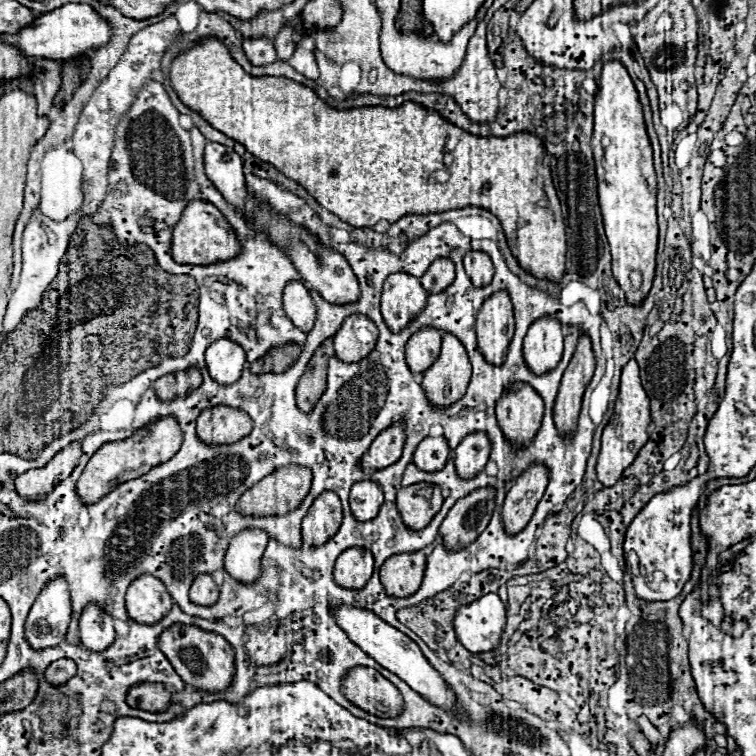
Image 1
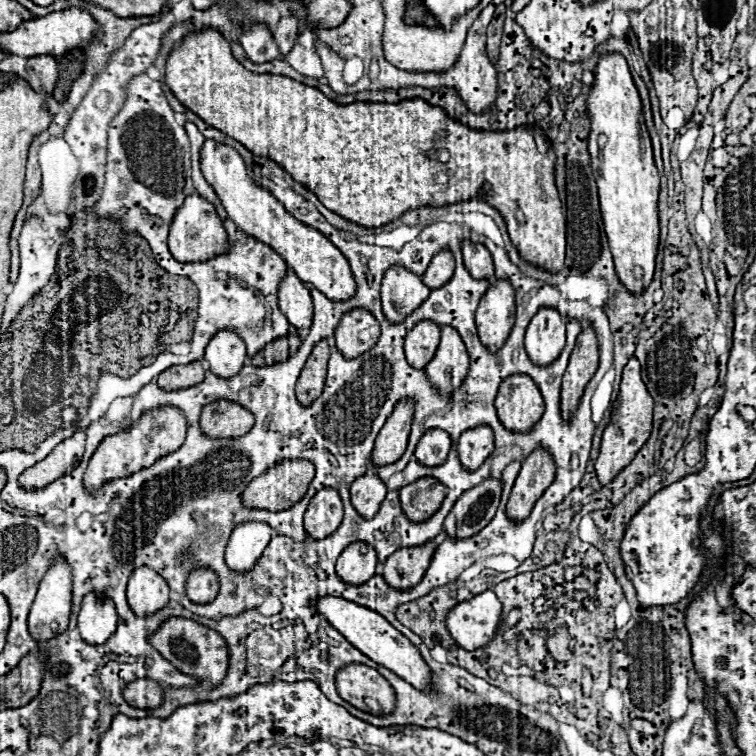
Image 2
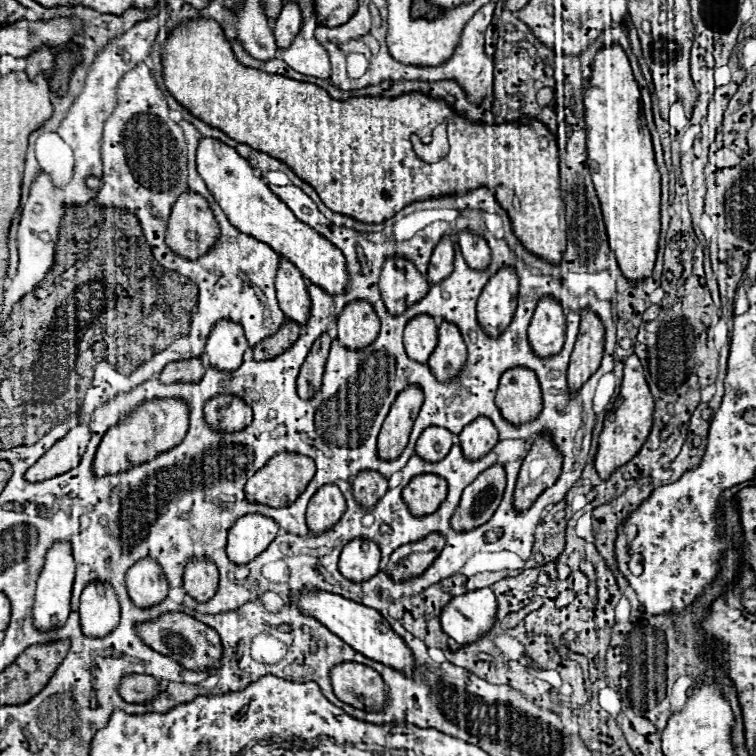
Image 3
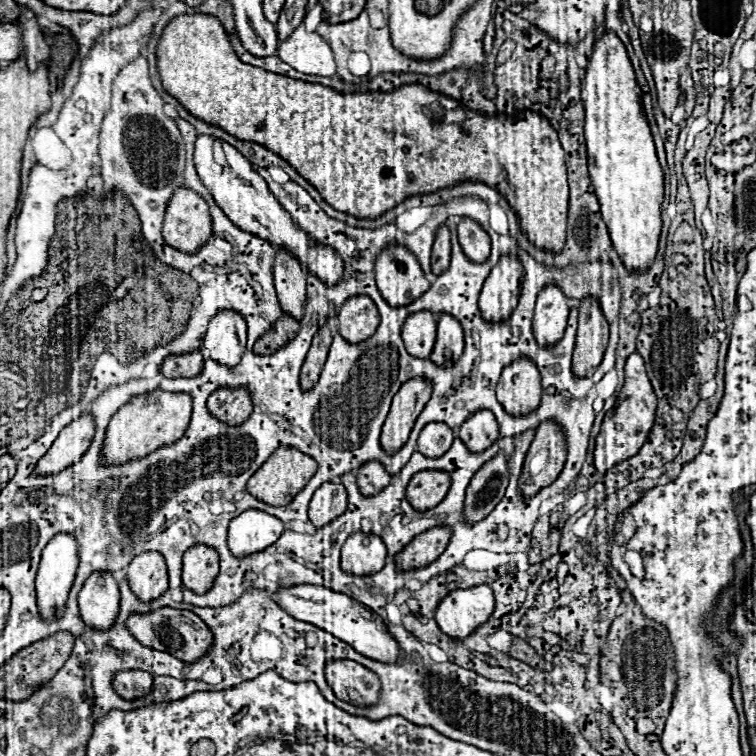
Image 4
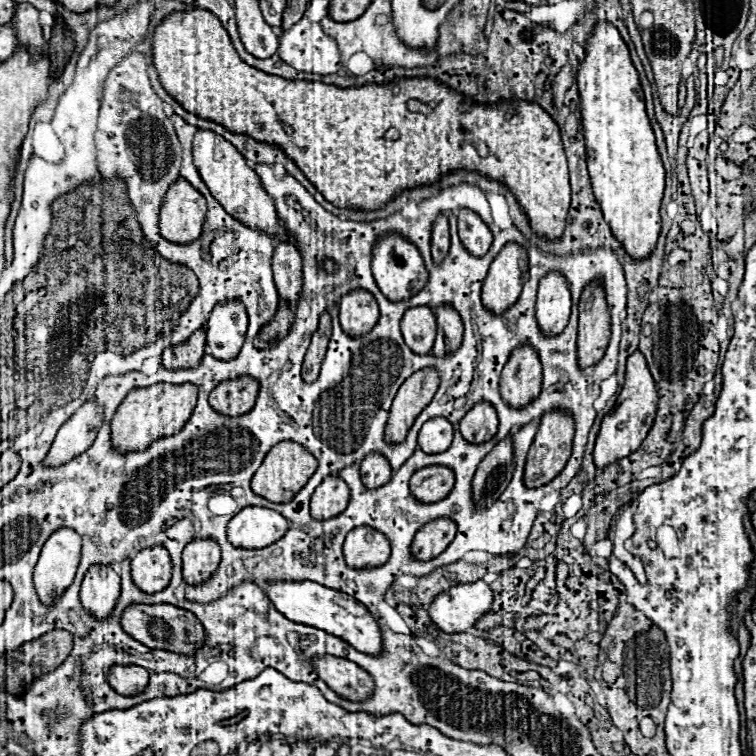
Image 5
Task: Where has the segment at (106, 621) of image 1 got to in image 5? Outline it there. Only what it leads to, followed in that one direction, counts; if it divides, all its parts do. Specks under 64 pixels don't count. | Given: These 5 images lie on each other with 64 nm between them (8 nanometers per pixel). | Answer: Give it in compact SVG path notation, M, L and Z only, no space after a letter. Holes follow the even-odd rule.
M94 564L84 574L80 600L96 618L108 616L120 596L120 574L112 566Z

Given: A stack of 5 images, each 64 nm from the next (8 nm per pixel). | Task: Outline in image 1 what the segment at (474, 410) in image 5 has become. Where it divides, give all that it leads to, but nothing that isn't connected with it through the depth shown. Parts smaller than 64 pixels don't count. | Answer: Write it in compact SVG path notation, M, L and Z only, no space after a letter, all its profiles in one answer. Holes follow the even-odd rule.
M472 432L464 436L464 440L454 450L454 462L460 476L476 476L484 470L490 458L490 440L486 432Z

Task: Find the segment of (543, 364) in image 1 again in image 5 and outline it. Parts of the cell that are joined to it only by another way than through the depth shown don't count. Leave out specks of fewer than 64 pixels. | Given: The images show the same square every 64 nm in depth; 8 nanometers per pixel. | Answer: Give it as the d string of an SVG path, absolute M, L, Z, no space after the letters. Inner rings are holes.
M550 270L538 284L536 318L542 332L556 334L564 330L570 316L570 288L562 272Z

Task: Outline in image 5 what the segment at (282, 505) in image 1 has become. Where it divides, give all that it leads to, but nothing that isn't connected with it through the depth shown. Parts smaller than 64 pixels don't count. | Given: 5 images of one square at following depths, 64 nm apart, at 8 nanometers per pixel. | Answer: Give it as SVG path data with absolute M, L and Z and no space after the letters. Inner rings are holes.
M282 440L270 448L262 466L252 476L252 490L258 496L264 496L266 500L286 504L288 500L292 500L292 496L296 496L300 488L304 488L304 484L310 480L316 468L318 468L318 460L302 444L292 442L292 440Z

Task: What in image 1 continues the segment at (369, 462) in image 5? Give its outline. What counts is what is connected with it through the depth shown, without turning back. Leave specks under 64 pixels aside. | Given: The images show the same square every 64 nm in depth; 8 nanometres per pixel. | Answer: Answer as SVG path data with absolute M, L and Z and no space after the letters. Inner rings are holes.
M362 480L352 486L350 508L352 508L352 514L356 516L356 520L368 522L368 520L376 518L376 512L380 510L382 502L384 502L384 492L378 482Z

